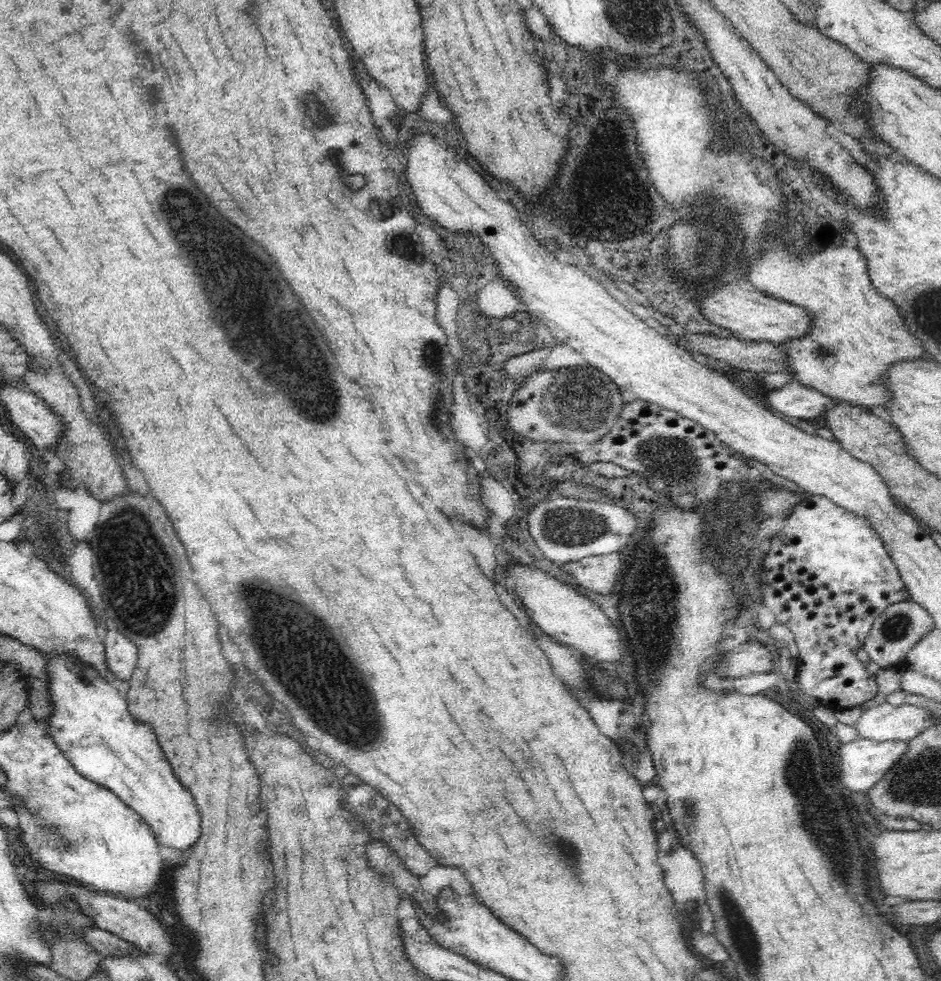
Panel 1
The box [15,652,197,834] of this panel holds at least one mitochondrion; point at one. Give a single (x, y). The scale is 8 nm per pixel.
(82, 673)

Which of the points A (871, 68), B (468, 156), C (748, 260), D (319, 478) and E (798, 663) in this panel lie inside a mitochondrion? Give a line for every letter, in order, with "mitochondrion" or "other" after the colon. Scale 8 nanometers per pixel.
A: other
B: other
C: other
D: other
E: other

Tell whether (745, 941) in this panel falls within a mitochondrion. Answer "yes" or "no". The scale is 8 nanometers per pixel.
yes

